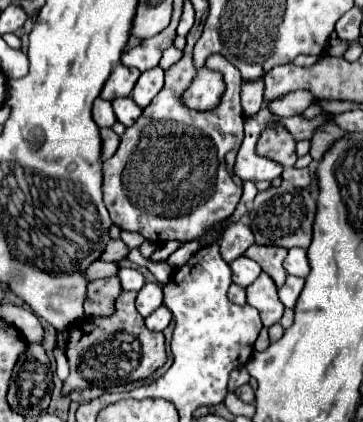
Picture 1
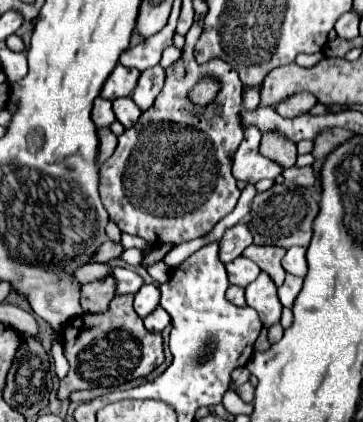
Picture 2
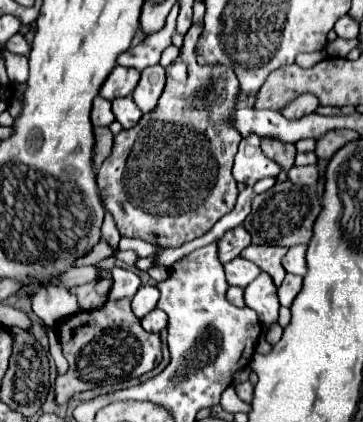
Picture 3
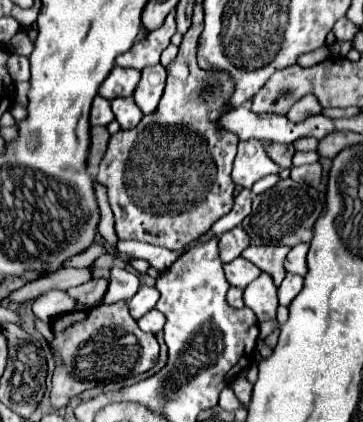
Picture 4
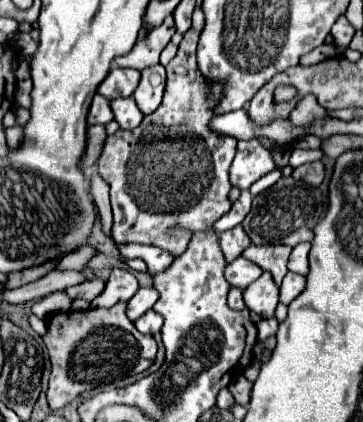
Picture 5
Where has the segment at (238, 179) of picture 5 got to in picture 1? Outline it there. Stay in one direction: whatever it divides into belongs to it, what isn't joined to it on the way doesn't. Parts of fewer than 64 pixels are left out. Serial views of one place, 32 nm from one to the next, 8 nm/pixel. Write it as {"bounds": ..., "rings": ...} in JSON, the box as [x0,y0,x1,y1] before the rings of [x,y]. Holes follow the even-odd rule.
{"bounds":[234,120,282,182],"rings":[[[250,120],[250,122],[246,122],[244,130],[246,130],[246,136],[244,136],[244,142],[236,156],[234,174],[240,180],[252,180],[252,182],[276,180],[282,174],[282,166],[270,158],[262,158],[256,154],[256,144],[258,144],[258,138],[262,132],[260,124]]]}

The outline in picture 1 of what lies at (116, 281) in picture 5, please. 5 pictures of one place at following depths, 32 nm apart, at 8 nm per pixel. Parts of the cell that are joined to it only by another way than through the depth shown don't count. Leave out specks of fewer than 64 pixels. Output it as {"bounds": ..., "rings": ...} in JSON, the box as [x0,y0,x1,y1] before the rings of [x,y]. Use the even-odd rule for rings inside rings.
{"bounds":[118,268,144,292],"rings":[[[120,268],[118,278],[120,278],[120,284],[122,284],[124,292],[128,292],[128,290],[138,292],[144,286],[144,276],[134,268]]]}

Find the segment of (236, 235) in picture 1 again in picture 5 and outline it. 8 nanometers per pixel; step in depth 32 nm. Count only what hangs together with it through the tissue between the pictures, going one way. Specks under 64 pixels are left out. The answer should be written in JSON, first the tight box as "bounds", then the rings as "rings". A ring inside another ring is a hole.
{"bounds":[220,226,250,262],"rings":[[[234,226],[232,230],[226,230],[220,234],[220,248],[228,262],[242,256],[242,252],[248,248],[248,244],[250,244],[250,238],[242,226]]]}

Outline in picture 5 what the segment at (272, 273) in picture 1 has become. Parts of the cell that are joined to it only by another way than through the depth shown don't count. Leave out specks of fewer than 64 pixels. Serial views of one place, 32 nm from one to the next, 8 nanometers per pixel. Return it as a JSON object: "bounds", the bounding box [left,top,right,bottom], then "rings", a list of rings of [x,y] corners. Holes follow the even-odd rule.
{"bounds":[244,244,292,284],"rings":[[[250,244],[246,250],[244,250],[244,258],[252,260],[254,264],[258,264],[262,270],[268,270],[272,276],[274,276],[274,282],[276,284],[282,284],[282,278],[286,276],[288,272],[288,258],[290,258],[290,252],[292,248],[290,246],[256,246],[256,244]]]}

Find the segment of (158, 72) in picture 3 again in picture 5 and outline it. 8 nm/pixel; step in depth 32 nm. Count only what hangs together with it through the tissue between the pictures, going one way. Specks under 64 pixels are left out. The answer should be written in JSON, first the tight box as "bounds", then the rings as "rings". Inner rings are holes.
{"bounds":[134,64,166,114],"rings":[[[156,64],[142,72],[142,80],[134,92],[134,100],[142,110],[142,114],[152,114],[160,106],[164,96],[164,82],[166,70],[162,64]]]}

